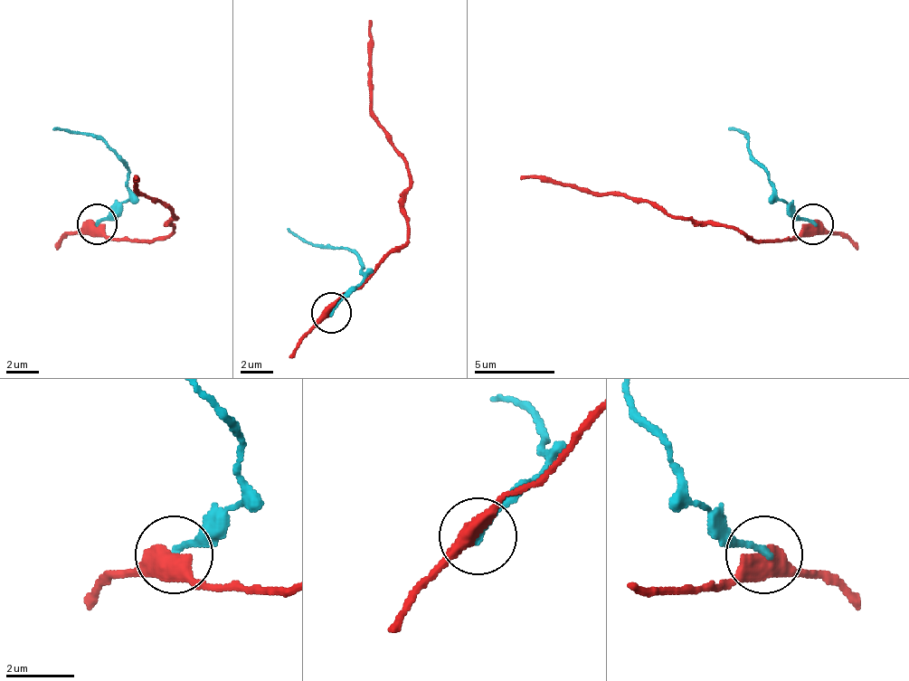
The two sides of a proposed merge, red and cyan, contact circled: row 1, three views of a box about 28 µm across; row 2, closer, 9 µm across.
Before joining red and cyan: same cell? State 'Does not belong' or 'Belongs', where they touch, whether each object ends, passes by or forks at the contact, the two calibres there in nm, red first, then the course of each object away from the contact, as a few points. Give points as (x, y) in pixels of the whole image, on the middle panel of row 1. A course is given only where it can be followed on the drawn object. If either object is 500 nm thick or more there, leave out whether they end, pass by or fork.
Does not belong. Place: (331, 312). Thickness 500 nm (red) against 170 nm. Course of red: (330, 311), (346, 291), (406, 239), (402, 191), (411, 170), (370, 106), (370, 22). Course of cyan: (330, 311), (362, 279), (362, 263), (346, 247), (306, 243), (286, 227)

